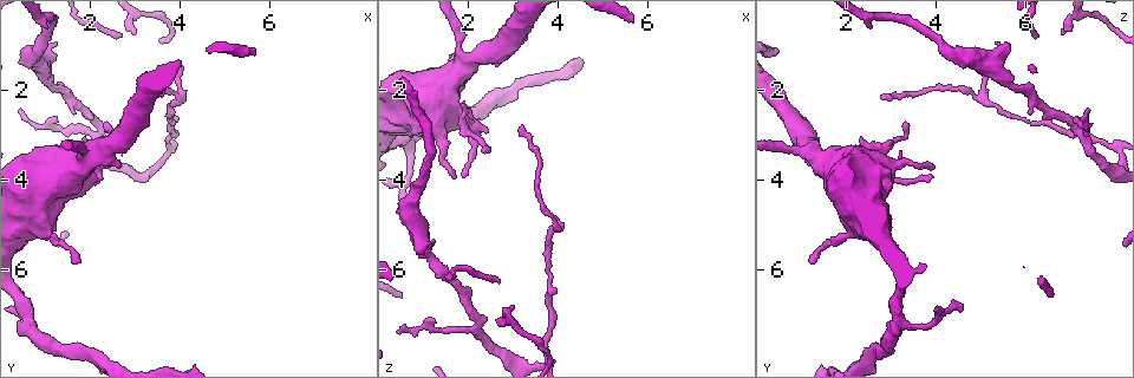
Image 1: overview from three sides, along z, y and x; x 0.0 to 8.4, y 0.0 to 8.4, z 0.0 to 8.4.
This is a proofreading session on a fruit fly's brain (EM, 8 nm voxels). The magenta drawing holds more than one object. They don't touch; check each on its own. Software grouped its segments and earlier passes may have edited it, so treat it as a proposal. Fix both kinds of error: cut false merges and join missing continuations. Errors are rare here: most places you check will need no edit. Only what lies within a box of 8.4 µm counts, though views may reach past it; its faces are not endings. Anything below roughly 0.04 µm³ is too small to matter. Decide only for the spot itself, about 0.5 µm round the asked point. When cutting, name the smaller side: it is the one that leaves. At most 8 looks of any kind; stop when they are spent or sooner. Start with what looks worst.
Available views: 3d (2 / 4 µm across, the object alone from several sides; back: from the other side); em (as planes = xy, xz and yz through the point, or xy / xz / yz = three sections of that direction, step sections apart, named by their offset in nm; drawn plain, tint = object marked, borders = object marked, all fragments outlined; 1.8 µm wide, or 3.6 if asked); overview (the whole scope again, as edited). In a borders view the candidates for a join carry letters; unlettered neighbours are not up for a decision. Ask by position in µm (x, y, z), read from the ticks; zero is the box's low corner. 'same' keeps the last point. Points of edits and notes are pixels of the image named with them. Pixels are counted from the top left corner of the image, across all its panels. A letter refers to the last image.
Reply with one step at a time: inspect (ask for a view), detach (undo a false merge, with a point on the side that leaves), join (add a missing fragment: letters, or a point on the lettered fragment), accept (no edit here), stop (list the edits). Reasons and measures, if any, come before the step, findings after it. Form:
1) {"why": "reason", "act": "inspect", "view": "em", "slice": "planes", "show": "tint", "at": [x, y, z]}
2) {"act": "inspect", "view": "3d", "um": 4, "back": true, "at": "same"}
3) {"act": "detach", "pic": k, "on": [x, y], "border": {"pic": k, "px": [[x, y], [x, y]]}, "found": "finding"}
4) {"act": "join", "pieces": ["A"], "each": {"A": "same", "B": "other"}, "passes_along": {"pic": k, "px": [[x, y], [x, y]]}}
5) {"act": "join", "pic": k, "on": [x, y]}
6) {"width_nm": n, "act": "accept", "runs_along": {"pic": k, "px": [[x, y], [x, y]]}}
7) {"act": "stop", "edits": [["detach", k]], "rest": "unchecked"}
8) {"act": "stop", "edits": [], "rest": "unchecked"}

{"why": "an open end", "act": "inspect", "view": "em", "slice": "planes", "show": "plain", "at": [1.65, 3.80, 3.95]}

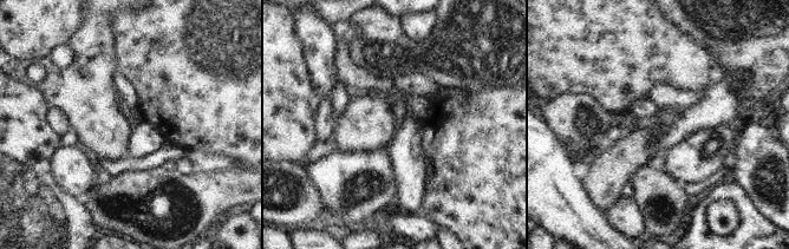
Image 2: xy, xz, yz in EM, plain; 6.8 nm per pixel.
{"why": "what lies round it", "act": "inspect", "view": "em", "slice": "planes", "show": "borders", "at": "same"}

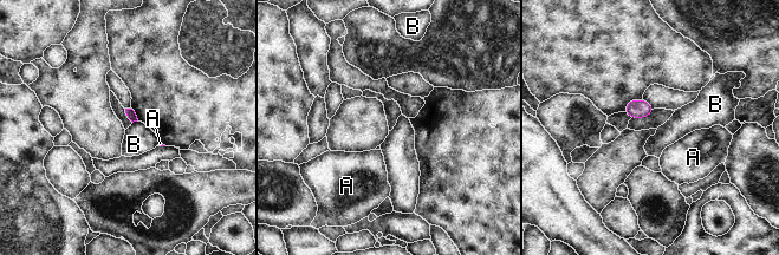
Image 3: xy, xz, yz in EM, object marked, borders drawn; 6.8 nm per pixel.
{"act": "accept", "each": {"A": "other", "B": "other"}, "border": {"pic": 3, "px": [[137, 119], [132, 123]]}, "found": "no lettered fragment goes on from it"}

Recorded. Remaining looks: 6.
{"why": "an open end", "act": "inspect", "view": "3d", "um": 2, "back": true, "at": [1.85, 5.85, 1.20]}

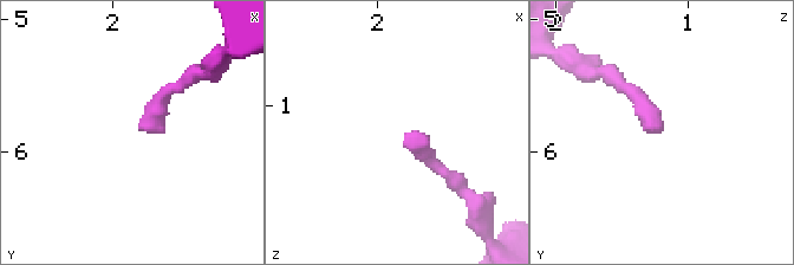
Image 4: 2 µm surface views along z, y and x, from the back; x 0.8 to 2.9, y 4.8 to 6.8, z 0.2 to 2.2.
{"why": "shape alone is not enough", "act": "inspect", "view": "em", "slice": "planes", "show": "tint", "at": [1.80, 5.84, 1.22]}

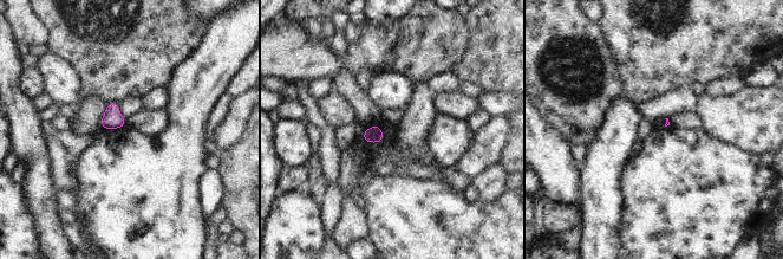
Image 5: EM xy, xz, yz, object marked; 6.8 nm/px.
{"why": "what lies round it", "act": "inspect", "view": "em", "slice": "planes", "show": "borders", "at": "same"}

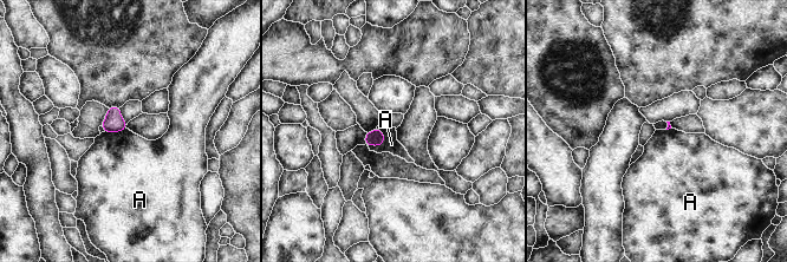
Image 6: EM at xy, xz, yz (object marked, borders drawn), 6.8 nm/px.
{"act": "accept", "each": {"A": "other"}, "border": {"pic": 6, "px": [[379, 128], [384, 142], [368, 145]]}, "found": "no lettered fragment goes on from it"}

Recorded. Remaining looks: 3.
{"why": "sudden change in width", "act": "inspect", "view": "em", "um": 3.6, "slice": "planes", "show": "tint", "at": [1.55, 3.85, 1.90]}

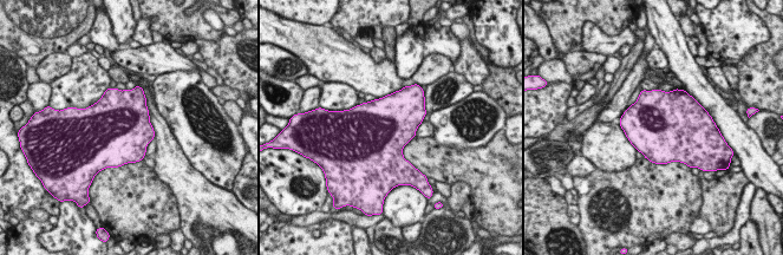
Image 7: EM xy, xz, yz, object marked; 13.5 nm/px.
{"why": "see the neighbours", "act": "inspect", "view": "em", "um": 3.6, "slice": "planes", "show": "borders", "at": "same"}

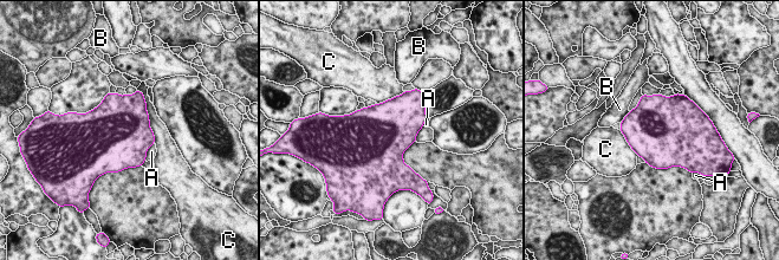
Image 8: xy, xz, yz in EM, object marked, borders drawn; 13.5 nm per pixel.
{"act": "accept", "each": {"A": "other", "B": "other", "C": "other"}, "border": {"pic": 8, "px": [[142, 95], [155, 142]]}, "found": "all the same cell"}

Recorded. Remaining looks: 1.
{"act": "stop", "edits": [], "rest": "unchecked"}

